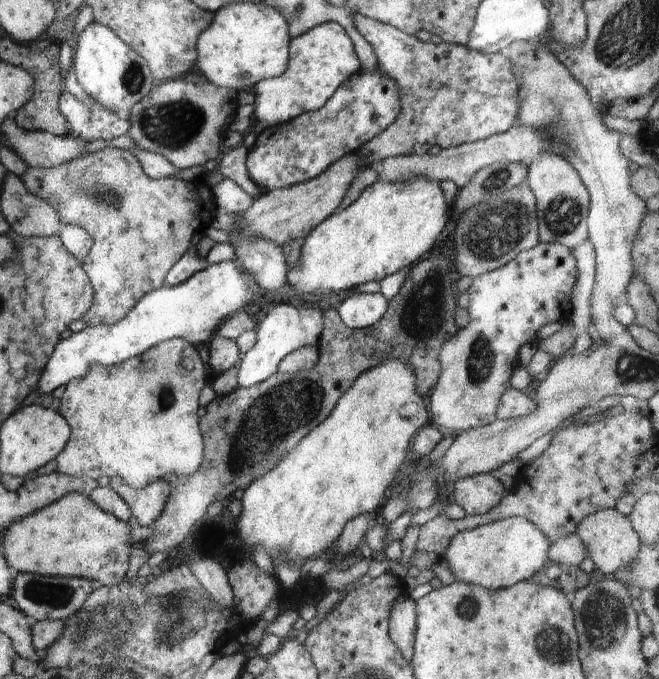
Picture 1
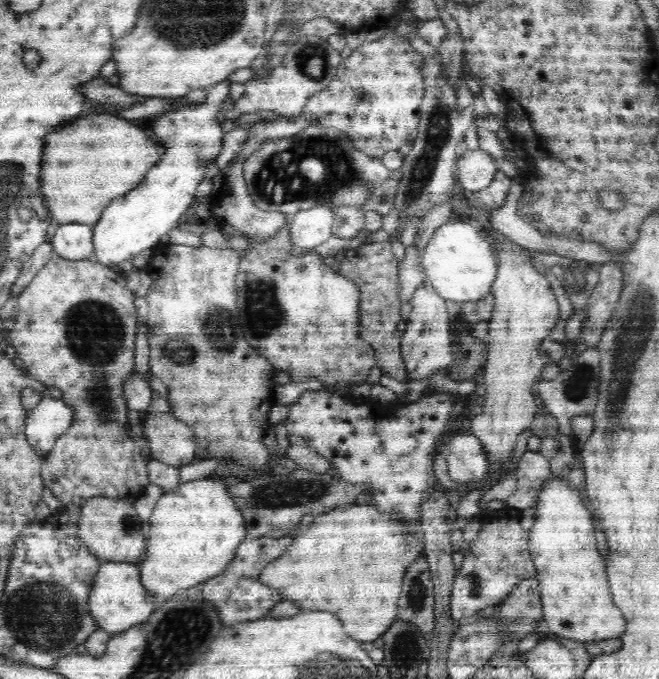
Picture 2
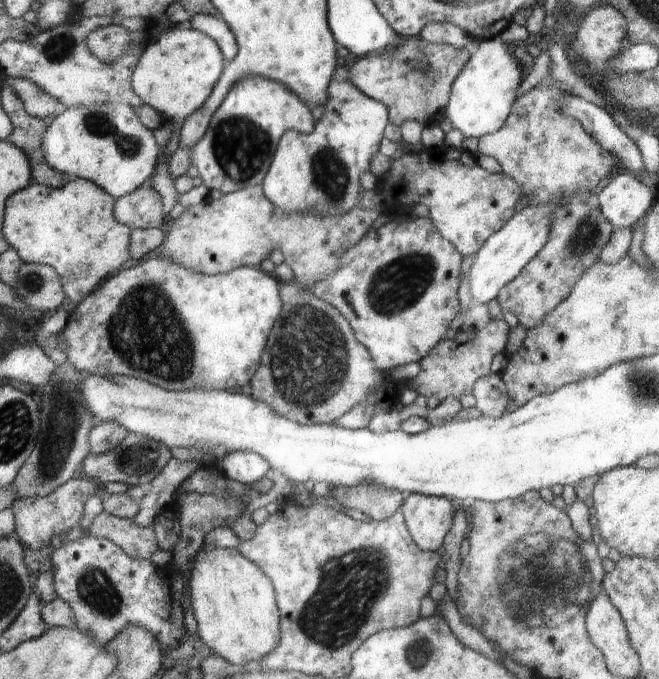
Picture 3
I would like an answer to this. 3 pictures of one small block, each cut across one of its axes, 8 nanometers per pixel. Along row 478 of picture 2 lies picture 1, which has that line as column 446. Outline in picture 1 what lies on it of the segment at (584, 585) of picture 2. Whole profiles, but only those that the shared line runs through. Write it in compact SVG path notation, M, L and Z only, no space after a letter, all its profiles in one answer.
M523 517L501 519L454 536L445 558L456 581L488 590L506 589L529 579L548 562L550 542L540 528Z

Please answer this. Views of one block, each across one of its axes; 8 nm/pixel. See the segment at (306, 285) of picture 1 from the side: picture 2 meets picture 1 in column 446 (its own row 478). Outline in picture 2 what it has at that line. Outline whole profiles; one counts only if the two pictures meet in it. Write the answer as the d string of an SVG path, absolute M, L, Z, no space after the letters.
M212 474L202 480L182 482L174 491L164 492L148 519L149 532L147 552L140 560L140 580L143 587L157 598L166 602L180 588L188 589L218 576L234 558L236 550L246 539L247 525L236 502L228 495L227 484Z

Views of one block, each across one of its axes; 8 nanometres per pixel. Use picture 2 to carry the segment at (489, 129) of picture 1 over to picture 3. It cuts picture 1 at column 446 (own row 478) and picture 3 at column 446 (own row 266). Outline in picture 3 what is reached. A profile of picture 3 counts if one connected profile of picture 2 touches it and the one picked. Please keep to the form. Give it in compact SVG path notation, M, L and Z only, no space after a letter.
M407 37L396 45L391 51L388 49L385 50L385 53L379 55L378 53L370 53L366 58L358 60L350 68L350 78L348 80L352 81L366 96L381 102L388 109L389 122L395 124L396 126L401 126L406 121L416 121L420 122L424 126L430 126L432 124L439 124L441 120L446 117L445 108L449 101L449 96L451 95L451 86L456 77L459 75L459 72L463 69L463 66L467 63L467 60L470 58L471 54L467 51L466 48L457 49L449 44L444 43L429 43L426 42L422 37Z

